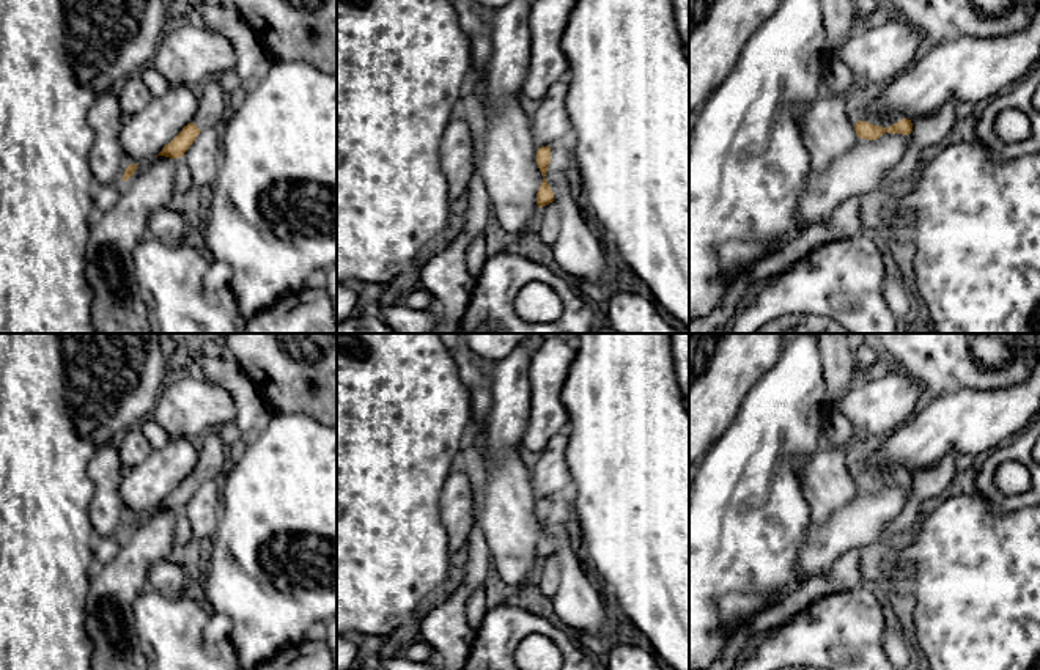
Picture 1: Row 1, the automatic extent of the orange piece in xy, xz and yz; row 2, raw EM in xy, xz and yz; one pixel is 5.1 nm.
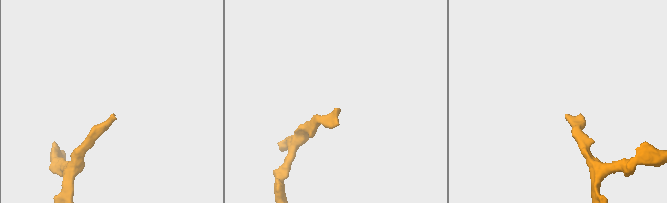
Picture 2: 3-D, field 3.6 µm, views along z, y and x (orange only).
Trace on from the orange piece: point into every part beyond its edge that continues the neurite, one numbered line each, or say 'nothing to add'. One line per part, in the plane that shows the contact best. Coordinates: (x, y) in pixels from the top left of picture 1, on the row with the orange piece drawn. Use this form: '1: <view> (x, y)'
1: yz (858, 112)

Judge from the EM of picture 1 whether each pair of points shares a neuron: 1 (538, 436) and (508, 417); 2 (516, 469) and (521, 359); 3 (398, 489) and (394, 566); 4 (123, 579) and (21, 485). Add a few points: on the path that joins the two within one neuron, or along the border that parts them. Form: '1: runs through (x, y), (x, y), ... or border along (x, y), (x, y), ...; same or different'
1: border along (532, 392), (523, 452); different
2: border along (485, 431), (491, 463), (512, 452), (523, 453); different
3: runs through (394, 508), (394, 548); same
4: border along (98, 566), (85, 601); different

